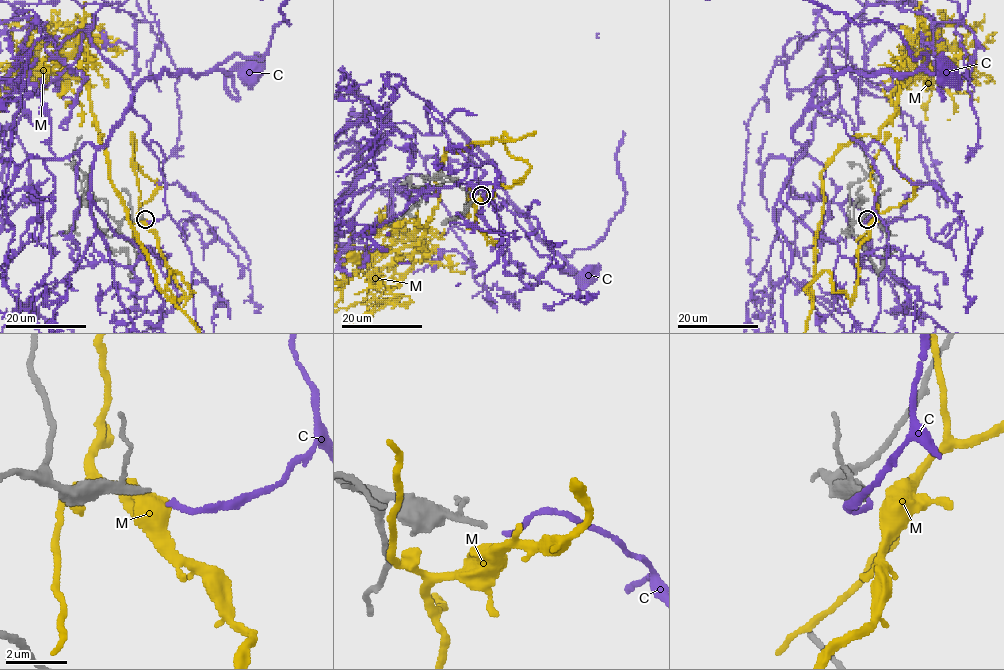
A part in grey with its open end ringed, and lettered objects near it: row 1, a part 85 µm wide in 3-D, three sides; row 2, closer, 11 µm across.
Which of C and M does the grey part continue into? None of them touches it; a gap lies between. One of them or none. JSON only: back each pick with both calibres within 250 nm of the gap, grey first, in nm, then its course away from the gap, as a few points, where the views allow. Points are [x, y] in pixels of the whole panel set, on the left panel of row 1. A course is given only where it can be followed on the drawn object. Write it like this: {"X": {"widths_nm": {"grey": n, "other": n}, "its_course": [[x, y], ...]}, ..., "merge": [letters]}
{"C": {"widths_nm": {"grey": 120, "other": 170}, "its_course": [[147, 221], [167, 212], [164, 179], [131, 94], [164, 70], [223, 70], [236, 96], [225, 78], [247, 69]]}, "merge": ["C"]}

